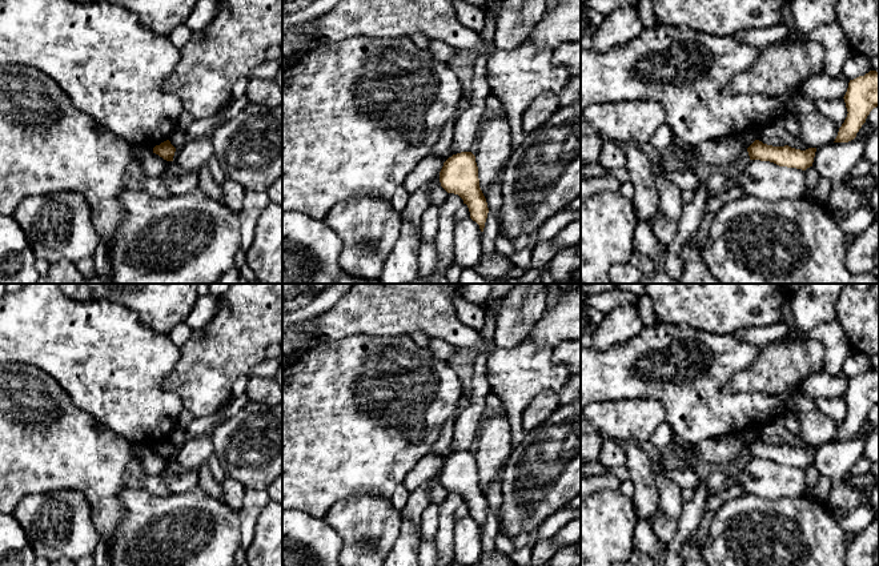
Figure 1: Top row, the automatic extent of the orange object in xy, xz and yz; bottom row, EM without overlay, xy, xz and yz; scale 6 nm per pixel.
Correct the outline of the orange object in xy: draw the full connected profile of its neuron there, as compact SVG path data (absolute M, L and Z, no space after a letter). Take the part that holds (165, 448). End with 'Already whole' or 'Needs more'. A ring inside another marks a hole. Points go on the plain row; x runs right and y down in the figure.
M169 438L153 446L153 451L158 453L166 459L173 459L174 450L176 450L176 446L170 442Z. Already whole

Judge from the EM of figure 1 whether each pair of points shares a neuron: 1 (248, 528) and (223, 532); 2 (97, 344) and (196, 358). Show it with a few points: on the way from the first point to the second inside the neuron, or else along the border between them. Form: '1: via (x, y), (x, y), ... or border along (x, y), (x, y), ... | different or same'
1: border along (237, 512), (241, 546) | different
2: border along (180, 348), (180, 358), (163, 382) | different

